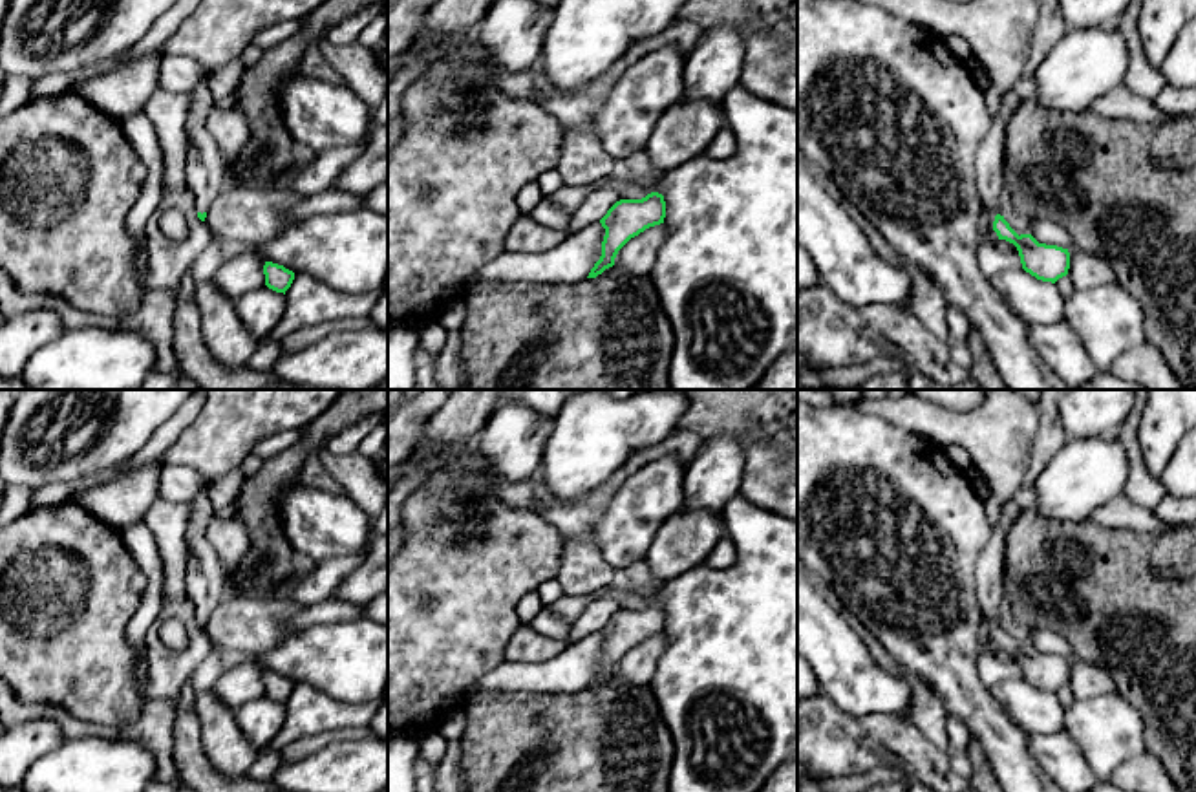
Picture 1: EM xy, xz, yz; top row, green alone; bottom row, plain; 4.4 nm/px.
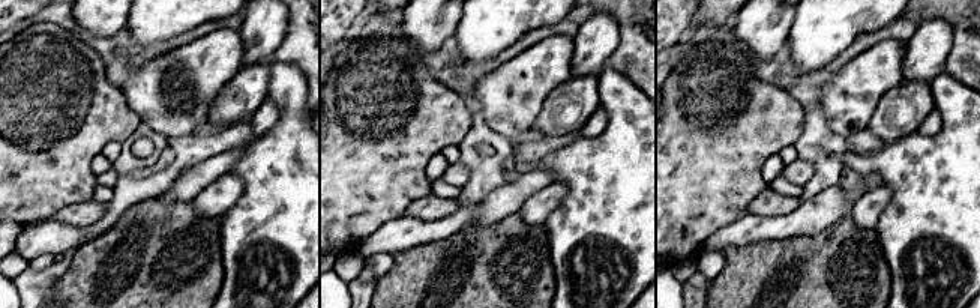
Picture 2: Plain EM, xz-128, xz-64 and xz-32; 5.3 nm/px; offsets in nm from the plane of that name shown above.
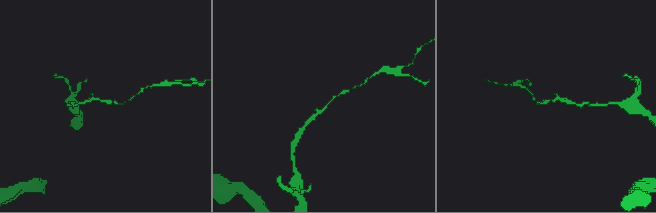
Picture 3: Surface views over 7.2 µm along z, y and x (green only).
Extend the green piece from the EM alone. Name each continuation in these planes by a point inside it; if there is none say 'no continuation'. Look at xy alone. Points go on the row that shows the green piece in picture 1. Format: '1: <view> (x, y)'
1: xy (218, 32)

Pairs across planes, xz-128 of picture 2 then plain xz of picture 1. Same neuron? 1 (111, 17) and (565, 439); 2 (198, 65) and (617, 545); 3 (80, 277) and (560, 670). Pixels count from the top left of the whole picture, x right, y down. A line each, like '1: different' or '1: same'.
1: different
2: same
3: different

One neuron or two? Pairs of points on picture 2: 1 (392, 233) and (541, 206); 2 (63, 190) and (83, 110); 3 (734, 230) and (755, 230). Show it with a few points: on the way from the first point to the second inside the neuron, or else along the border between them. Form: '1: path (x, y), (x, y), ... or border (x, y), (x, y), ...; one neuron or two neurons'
1: border (544, 185), (532, 193), (517, 209); two neurons
2: path (63, 170), (63, 129); one neuron
3: path (739, 230), (751, 230); one neuron

